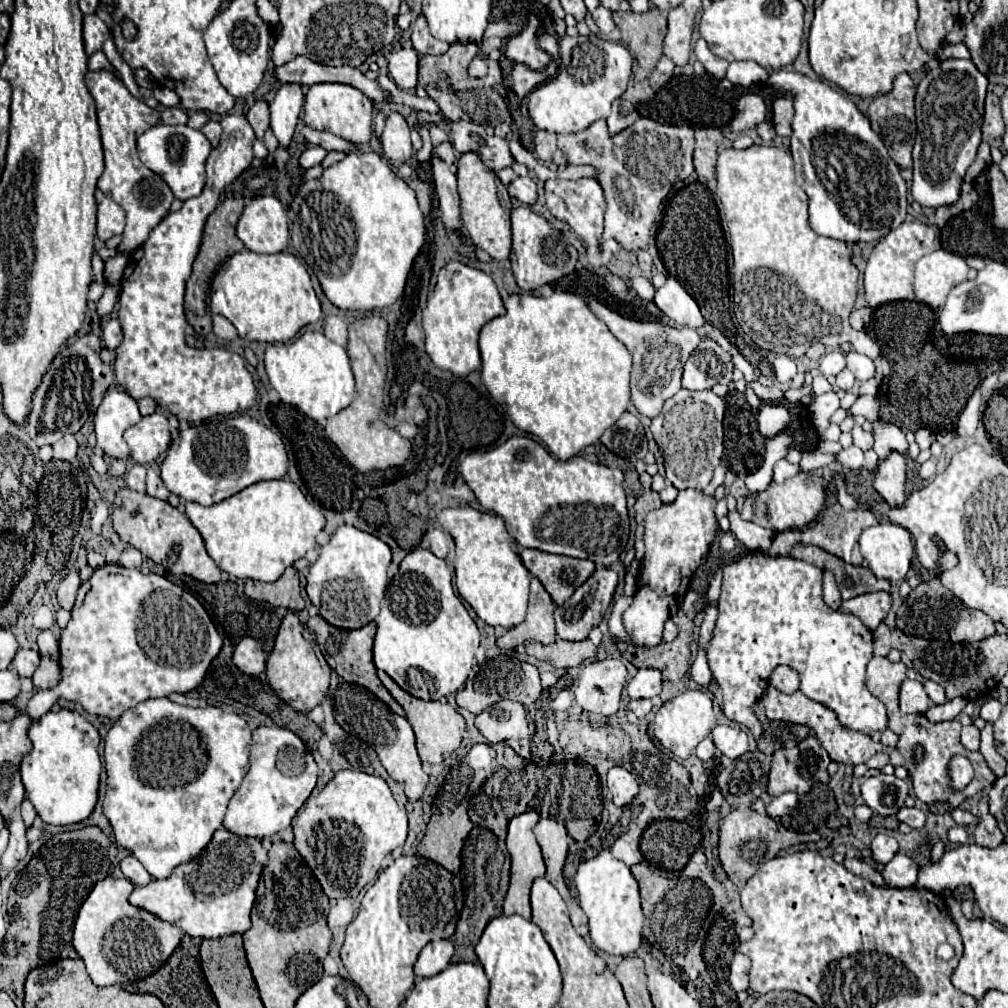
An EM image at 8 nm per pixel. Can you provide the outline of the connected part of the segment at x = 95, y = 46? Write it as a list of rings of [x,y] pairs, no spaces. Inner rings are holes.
[[[89,14],[83,18],[83,40],[87,54],[101,50],[107,38],[109,38],[109,28],[97,14]]]

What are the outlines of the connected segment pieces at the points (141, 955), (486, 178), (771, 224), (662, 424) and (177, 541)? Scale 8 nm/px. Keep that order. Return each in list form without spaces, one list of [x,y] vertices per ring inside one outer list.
[[[111,878],[97,882],[89,898],[79,908],[75,930],[73,930],[73,948],[83,958],[87,974],[97,986],[113,986],[123,982],[137,982],[153,972],[157,972],[165,960],[179,946],[183,932],[159,920],[157,916],[129,904],[129,894],[133,884],[127,878]]]
[[[473,152],[463,154],[459,158],[457,182],[459,182],[459,196],[461,196],[461,220],[473,244],[485,250],[493,260],[505,260],[511,254],[512,248],[510,221],[512,205],[507,188],[494,172],[485,168],[481,158]]]
[[[751,146],[745,150],[723,150],[716,165],[717,188],[715,195],[721,200],[728,243],[733,258],[733,300],[737,304],[737,322],[743,332],[761,348],[785,354],[803,356],[811,342],[825,346],[841,346],[849,342],[859,354],[871,358],[879,356],[879,346],[863,332],[857,332],[849,324],[857,300],[859,270],[851,260],[851,248],[845,242],[819,236],[809,226],[805,190],[795,182],[793,158],[789,150],[775,146]]]
[[[681,388],[671,400],[665,402],[661,414],[653,418],[651,432],[665,460],[667,480],[677,490],[703,490],[709,484],[713,468],[723,456],[723,414],[725,402],[711,390],[691,392]]]
[[[121,488],[113,502],[111,520],[115,532],[123,542],[137,548],[155,564],[161,564],[167,572],[187,574],[205,584],[217,584],[221,580],[221,570],[205,552],[205,544],[197,528],[193,528],[185,512],[173,508],[169,502],[153,498],[149,494],[139,494],[129,488]]]

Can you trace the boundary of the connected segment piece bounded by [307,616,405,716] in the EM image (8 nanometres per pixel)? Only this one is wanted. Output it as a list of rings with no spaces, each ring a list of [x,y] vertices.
[[[315,616],[307,622],[307,626],[315,632],[317,636],[317,644],[319,644],[319,650],[323,652],[327,664],[341,676],[345,678],[347,682],[351,684],[359,684],[367,690],[371,690],[379,700],[383,700],[395,714],[403,716],[403,708],[391,698],[391,694],[385,690],[385,686],[381,684],[381,680],[377,678],[377,670],[375,670],[375,664],[373,664],[373,636],[375,636],[375,622],[369,622],[367,626],[359,628],[359,630],[339,630],[335,626],[331,626],[329,622],[325,622],[321,616]]]

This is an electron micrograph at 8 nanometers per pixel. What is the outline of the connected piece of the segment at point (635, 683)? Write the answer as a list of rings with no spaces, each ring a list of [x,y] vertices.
[[[643,668],[639,670],[629,686],[627,686],[627,694],[629,698],[637,700],[637,698],[655,698],[661,692],[661,672],[653,670],[653,668]]]

